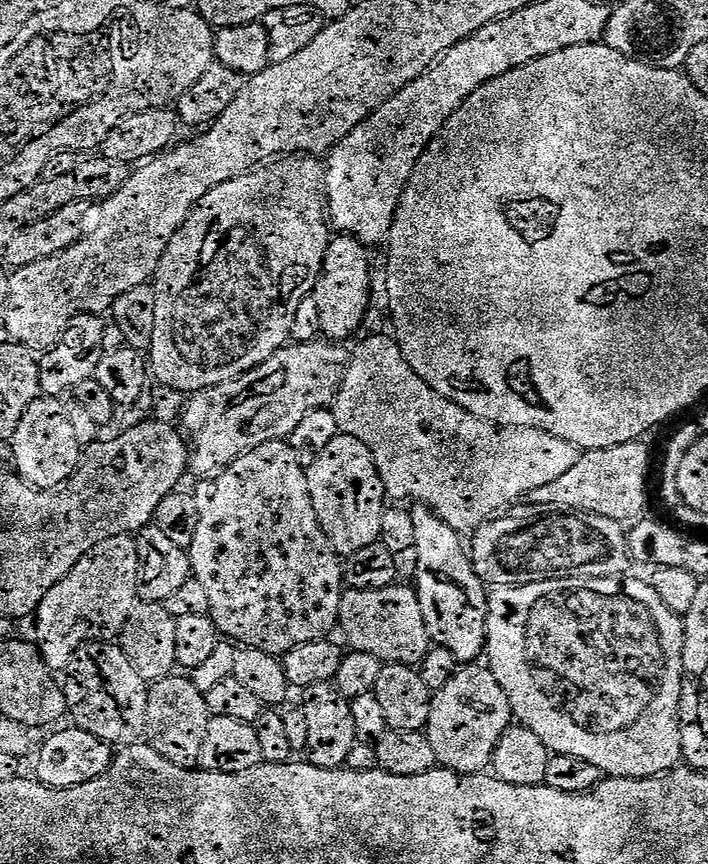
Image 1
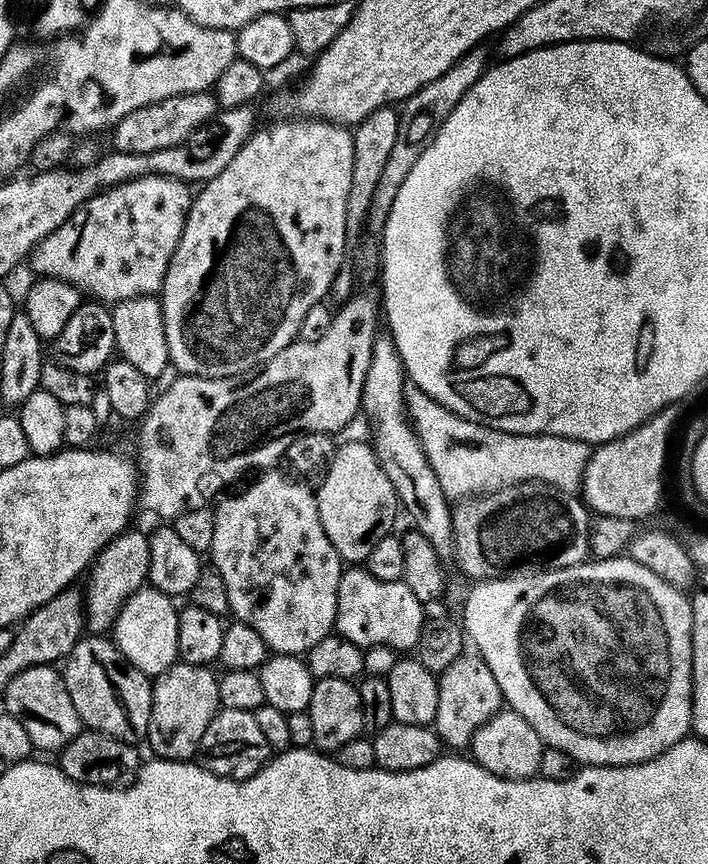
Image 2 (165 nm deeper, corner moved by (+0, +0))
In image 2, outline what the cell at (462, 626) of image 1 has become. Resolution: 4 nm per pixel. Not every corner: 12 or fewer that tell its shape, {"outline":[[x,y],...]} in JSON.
{"outline":[[377,335],[362,412],[370,443],[442,558],[453,555],[453,505],[422,450],[406,373]]}

